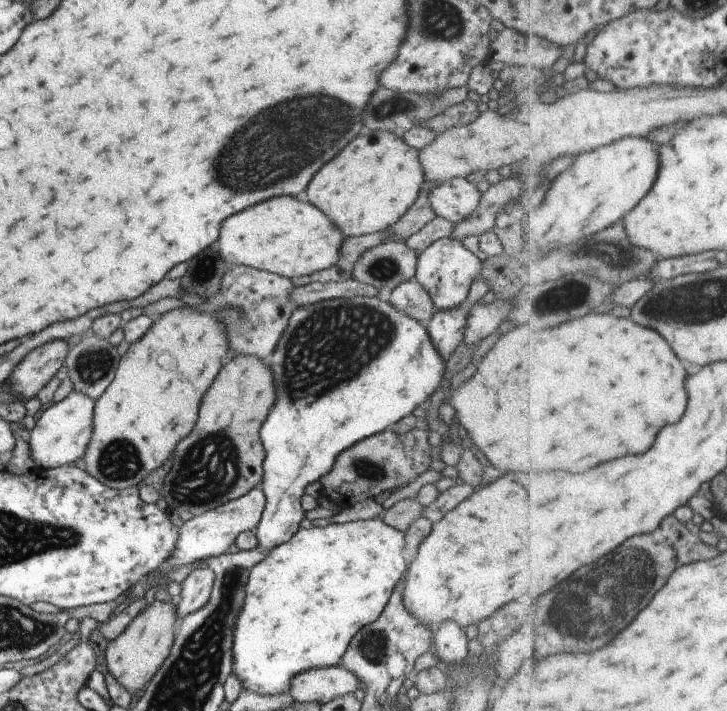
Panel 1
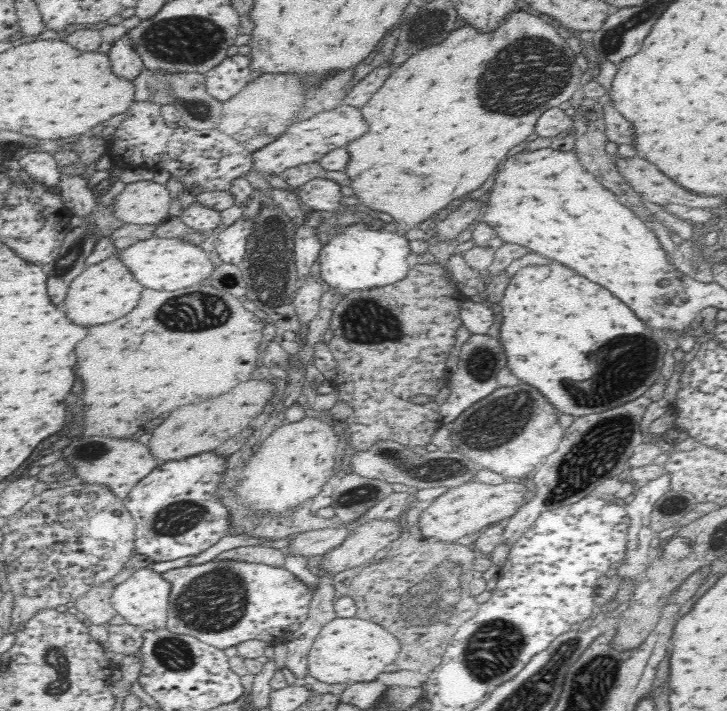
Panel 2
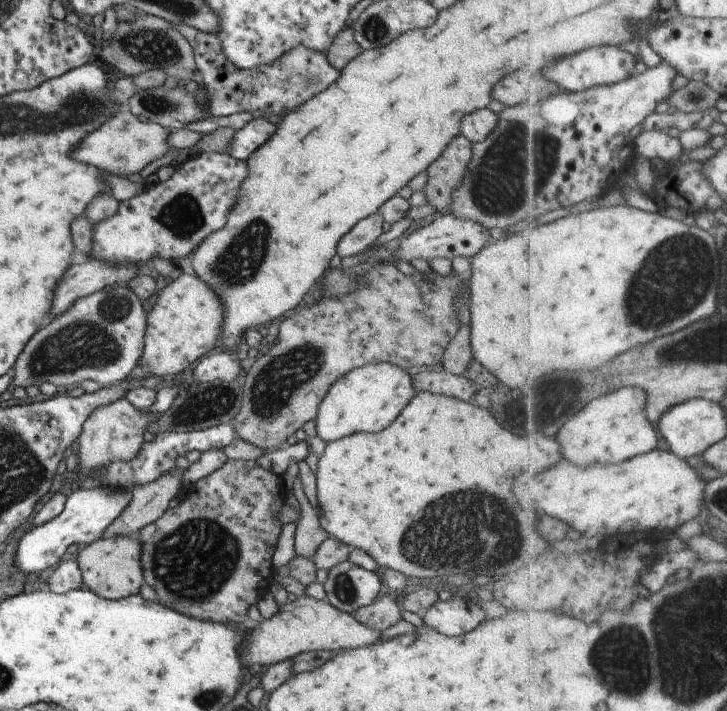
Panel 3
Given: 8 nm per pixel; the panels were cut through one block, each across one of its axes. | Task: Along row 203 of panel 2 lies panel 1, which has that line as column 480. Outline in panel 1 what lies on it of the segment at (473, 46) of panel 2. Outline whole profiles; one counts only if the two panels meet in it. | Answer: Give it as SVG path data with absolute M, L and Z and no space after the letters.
M606 308L595 310L583 318L570 320L557 326L557 328L551 328L551 330L537 330L535 327L529 330L524 326L504 330L502 336L482 356L479 361L481 364L477 366L475 376L467 378L461 386L452 392L450 404L454 408L457 420L459 420L458 424L467 428L467 436L483 452L485 460L493 468L501 468L501 472L507 472L507 470L513 470L513 472L567 470L573 474L577 474L577 472L581 474L581 472L597 468L609 460L617 460L617 458L627 456L627 454L647 452L653 446L663 424L667 426L667 424L673 424L675 420L681 420L681 416L685 414L685 408L687 408L685 380L689 374L687 374L687 370L679 358L669 341L665 340L665 336L661 336L657 330L637 324L630 318L614 316Z

